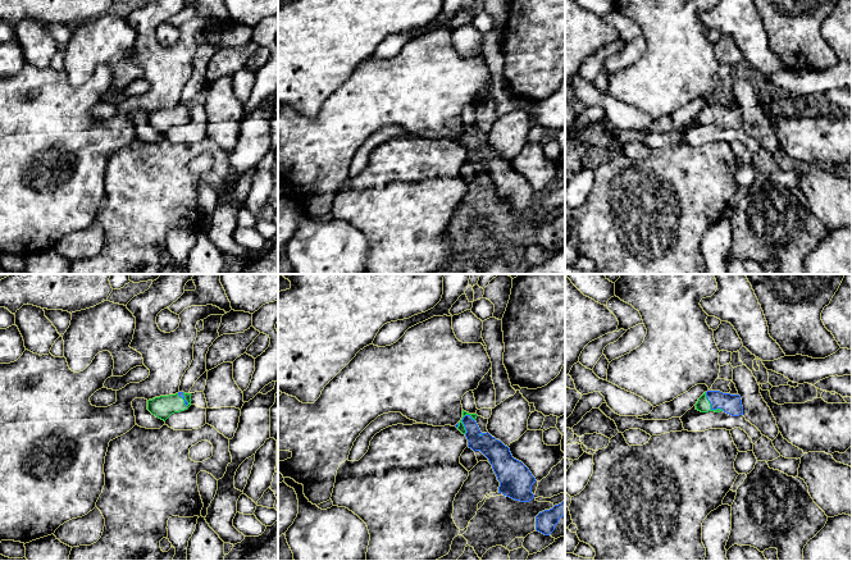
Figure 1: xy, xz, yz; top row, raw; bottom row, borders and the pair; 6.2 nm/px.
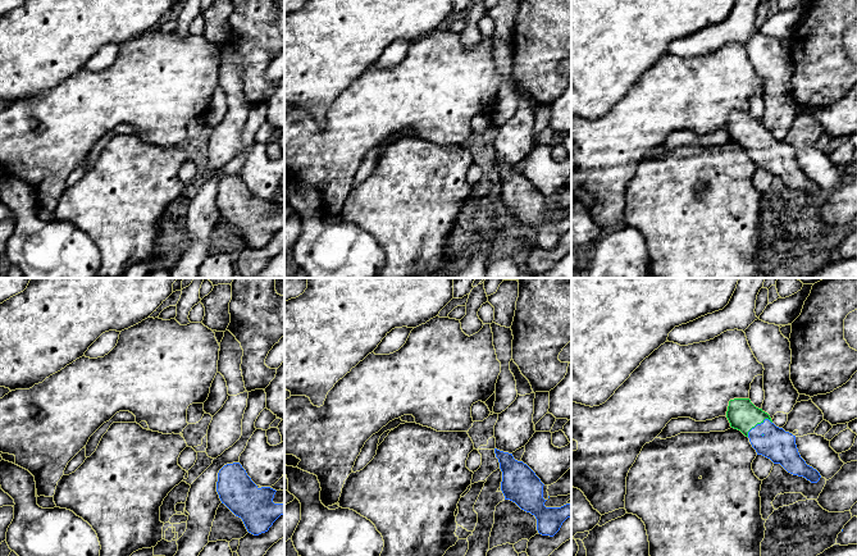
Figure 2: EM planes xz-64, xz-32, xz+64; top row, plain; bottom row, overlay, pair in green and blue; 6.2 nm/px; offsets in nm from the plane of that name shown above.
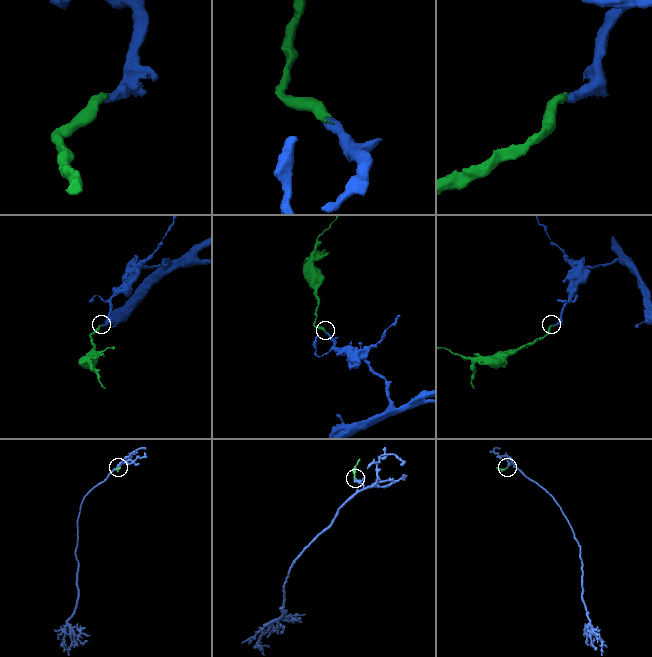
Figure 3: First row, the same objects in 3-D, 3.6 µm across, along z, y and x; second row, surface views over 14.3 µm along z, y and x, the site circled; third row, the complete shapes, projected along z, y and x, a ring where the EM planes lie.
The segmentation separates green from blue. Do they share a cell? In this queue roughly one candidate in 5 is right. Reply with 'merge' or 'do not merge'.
merge

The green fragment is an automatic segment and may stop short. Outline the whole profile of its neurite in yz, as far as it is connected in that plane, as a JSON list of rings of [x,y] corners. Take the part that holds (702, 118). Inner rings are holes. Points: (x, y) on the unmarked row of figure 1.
[[[720,104],[705,105],[694,118],[701,126],[724,124],[732,129],[743,128],[743,119],[739,108],[723,106]]]

